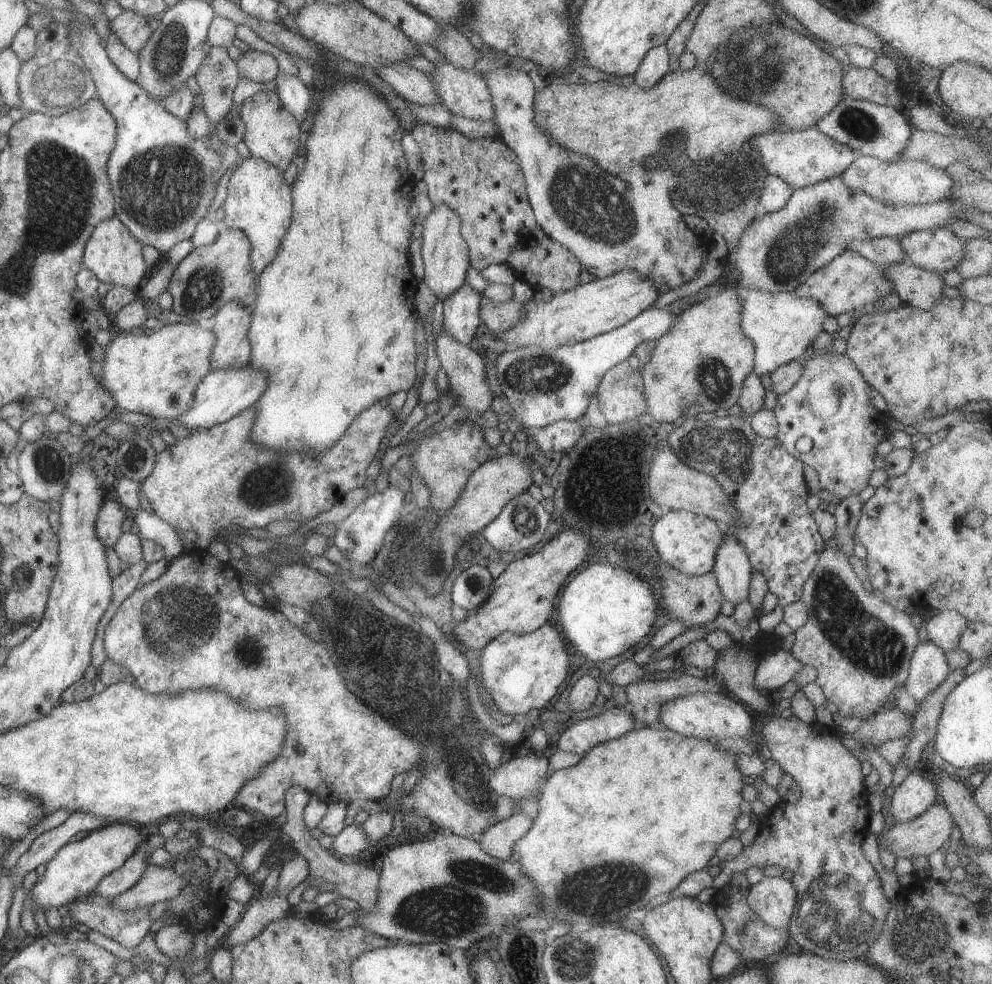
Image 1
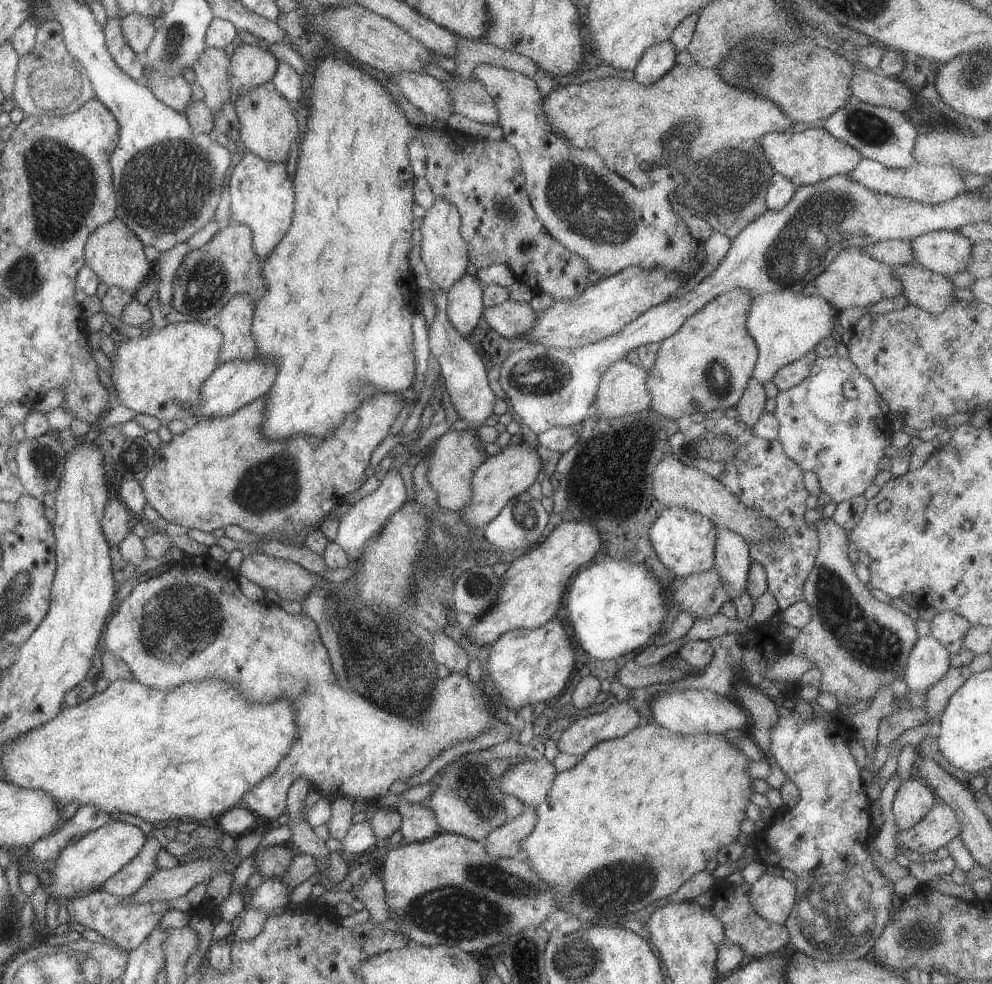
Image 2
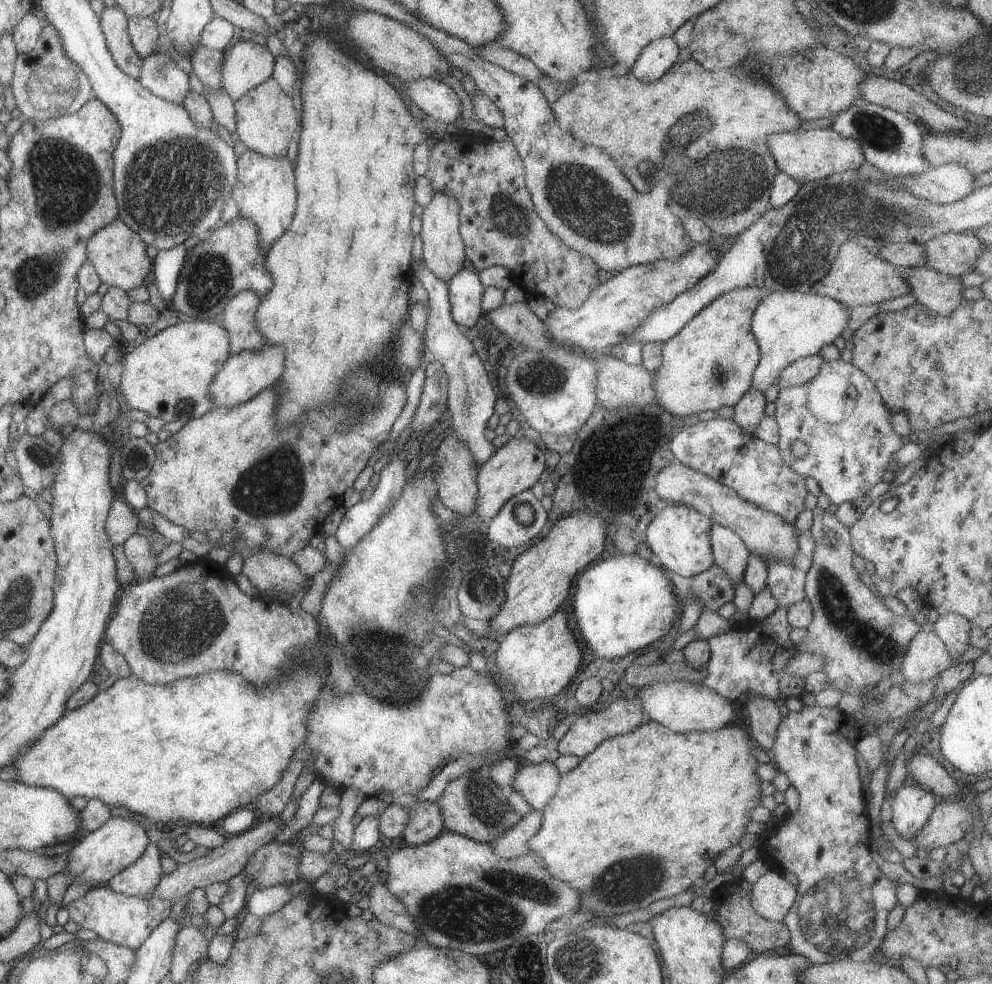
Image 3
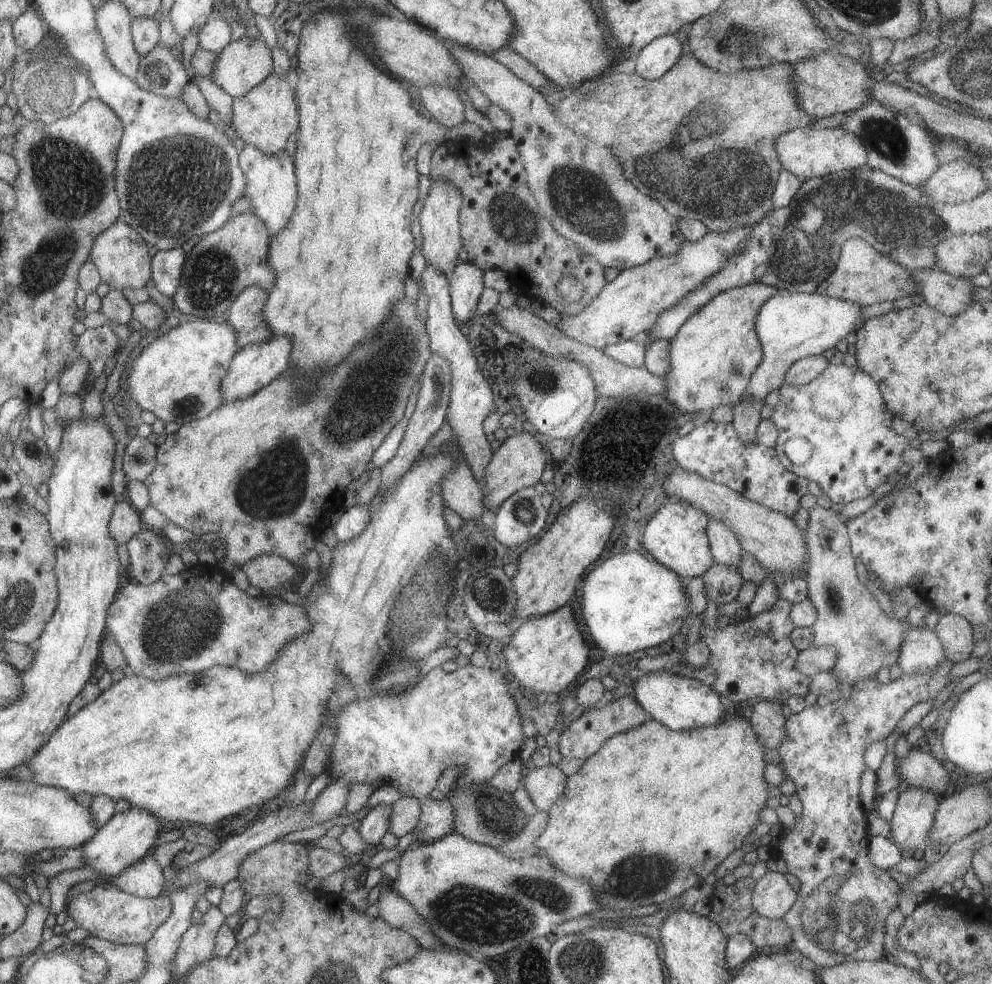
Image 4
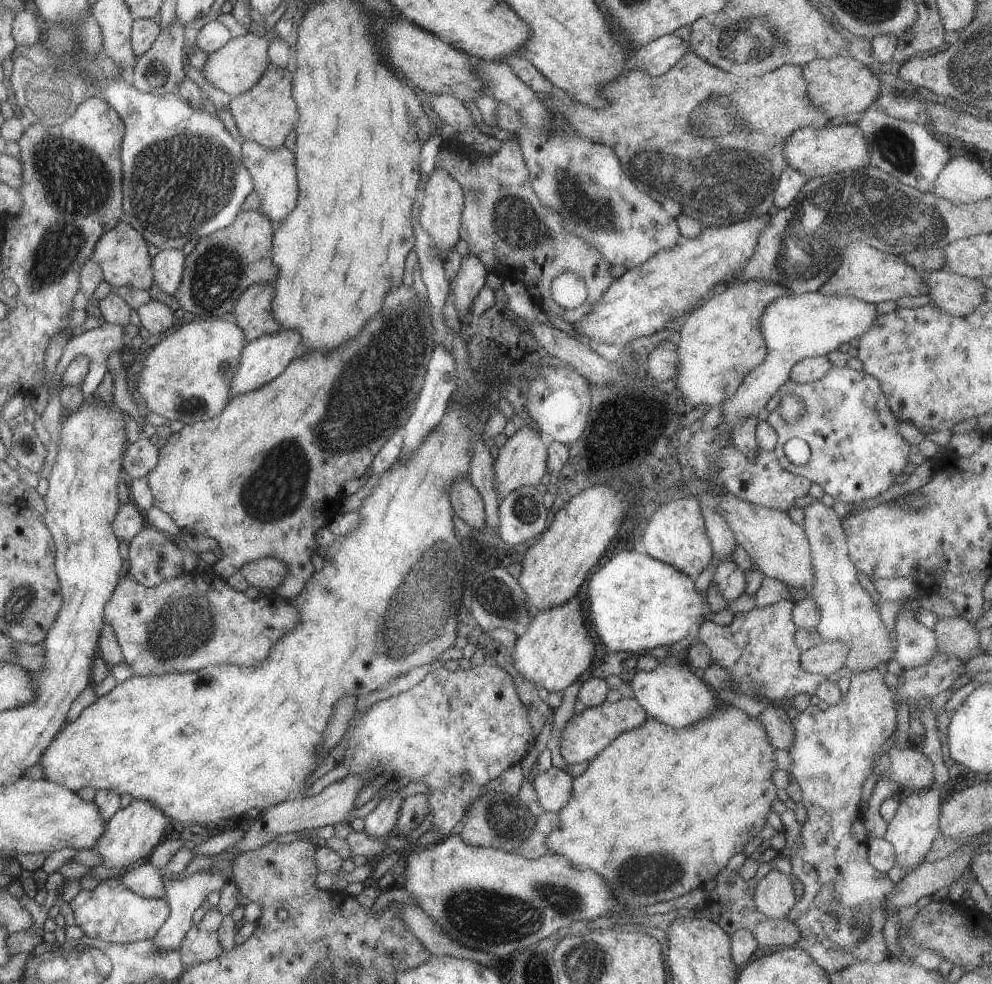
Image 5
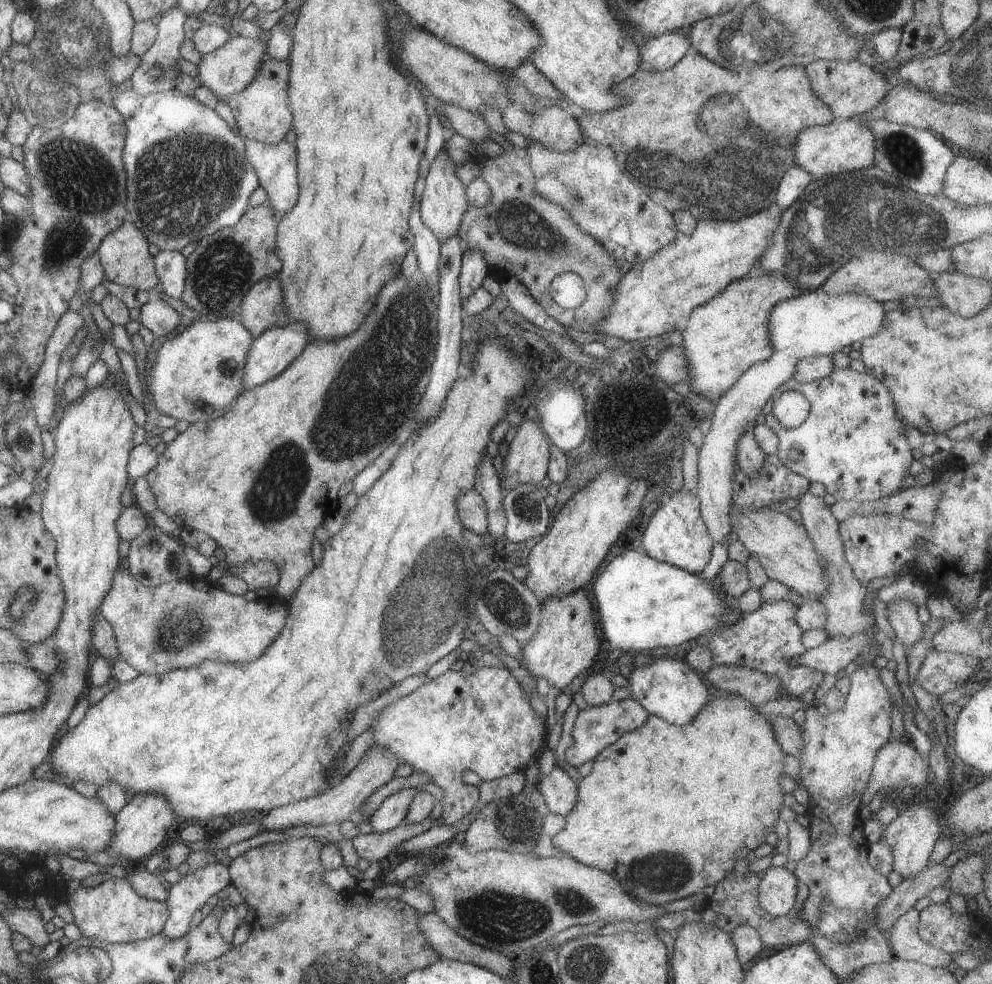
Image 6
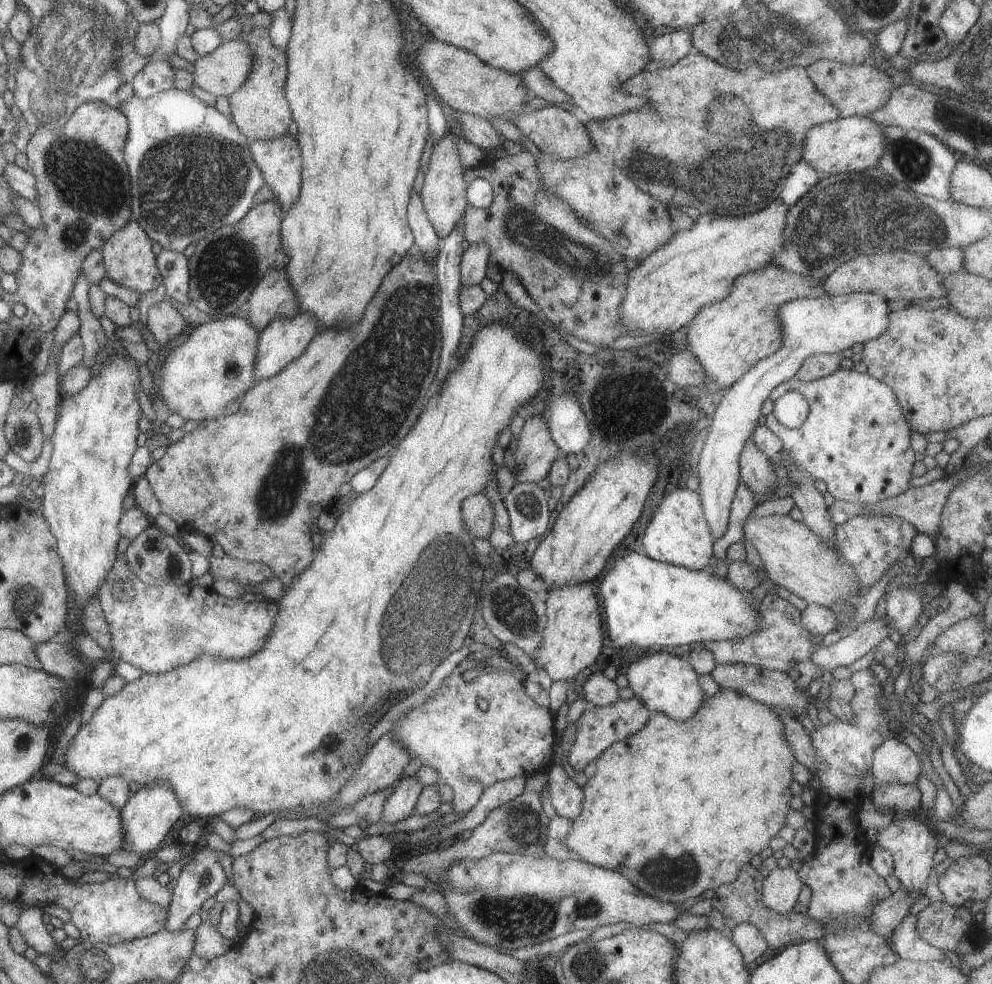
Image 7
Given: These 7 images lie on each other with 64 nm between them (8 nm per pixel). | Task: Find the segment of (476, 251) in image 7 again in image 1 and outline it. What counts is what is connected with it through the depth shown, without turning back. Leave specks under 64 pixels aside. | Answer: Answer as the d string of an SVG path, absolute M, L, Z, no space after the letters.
M468 282L443 300L443 328L460 344L470 345L482 322L480 302L483 294Z

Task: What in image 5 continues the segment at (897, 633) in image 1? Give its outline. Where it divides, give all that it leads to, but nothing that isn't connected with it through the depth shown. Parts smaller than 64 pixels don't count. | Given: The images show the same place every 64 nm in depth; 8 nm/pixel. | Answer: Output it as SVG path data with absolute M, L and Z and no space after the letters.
M817 499L803 511L803 528L809 540L814 568L814 584L808 591L820 608L821 617L817 626L820 638L823 642L840 641L848 646L848 658L844 666L850 669L852 675L868 672L882 662L888 663L894 658L896 642L884 625L879 608L872 602L872 596L856 576L856 565L850 560L840 516L832 507L826 507Z

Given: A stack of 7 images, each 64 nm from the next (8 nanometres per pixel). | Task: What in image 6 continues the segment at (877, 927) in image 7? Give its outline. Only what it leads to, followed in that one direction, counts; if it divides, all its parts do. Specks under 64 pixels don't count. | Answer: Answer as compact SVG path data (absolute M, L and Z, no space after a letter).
M930 863L928 868L914 878L903 880L893 889L892 894L882 902L880 907L880 921L883 926L892 928L900 916L913 908L916 900L929 896L932 889L942 886L952 867Z

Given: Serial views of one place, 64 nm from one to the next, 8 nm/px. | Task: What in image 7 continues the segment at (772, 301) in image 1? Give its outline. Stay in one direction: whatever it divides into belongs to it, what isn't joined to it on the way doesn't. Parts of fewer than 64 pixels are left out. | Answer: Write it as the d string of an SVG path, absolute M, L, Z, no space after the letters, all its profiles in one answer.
M856 292L848 295L823 295L803 297L782 304L778 310L781 329L781 348L775 354L760 360L742 379L726 390L709 423L709 434L704 439L704 449L695 459L698 467L700 496L703 514L713 541L719 540L731 528L729 519L736 490L741 480L740 454L749 437L759 426L762 405L782 383L792 379L803 361L816 354L842 354L854 344L864 344L876 339L889 326L888 302L871 293Z

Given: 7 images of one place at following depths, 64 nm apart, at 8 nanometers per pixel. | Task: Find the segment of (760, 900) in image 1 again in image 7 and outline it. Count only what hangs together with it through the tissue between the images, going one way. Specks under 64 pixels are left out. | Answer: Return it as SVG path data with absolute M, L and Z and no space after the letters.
M791 867L774 868L763 880L762 903L771 912L780 915L793 911L803 883Z

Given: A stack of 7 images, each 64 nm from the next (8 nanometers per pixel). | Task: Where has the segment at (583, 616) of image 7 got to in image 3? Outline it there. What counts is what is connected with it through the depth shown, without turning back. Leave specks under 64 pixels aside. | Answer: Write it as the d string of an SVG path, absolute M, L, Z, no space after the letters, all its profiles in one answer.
M556 611L538 624L524 624L507 632L500 641L496 654L496 666L500 670L497 679L506 680L520 702L535 698L557 699L570 685L576 672L582 670L582 649L569 628L566 614Z

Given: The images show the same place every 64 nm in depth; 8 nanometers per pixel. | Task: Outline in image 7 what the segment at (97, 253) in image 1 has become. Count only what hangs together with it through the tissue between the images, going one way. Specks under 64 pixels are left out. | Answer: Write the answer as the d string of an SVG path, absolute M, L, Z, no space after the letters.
M130 220L119 232L106 240L101 250L107 277L140 295L158 288L163 284L163 279L157 268L157 256L152 252L152 242L139 225Z

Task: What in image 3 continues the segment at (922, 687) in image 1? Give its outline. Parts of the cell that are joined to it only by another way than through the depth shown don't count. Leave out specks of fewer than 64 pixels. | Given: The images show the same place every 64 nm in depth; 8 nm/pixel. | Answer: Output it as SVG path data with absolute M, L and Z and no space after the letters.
M920 630L908 644L902 660L902 673L912 684L924 684L953 664L946 645L934 631Z

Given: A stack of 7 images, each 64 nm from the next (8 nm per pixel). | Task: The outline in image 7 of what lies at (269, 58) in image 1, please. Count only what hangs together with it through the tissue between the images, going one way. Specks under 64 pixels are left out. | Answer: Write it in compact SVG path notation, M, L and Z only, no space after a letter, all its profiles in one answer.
M235 39L202 56L191 71L196 86L228 98L250 77L252 66L253 48Z

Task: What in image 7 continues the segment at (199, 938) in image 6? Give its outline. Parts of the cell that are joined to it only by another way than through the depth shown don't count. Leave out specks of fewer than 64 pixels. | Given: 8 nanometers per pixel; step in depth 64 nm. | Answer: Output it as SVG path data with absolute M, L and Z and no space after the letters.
M209 920L202 922L195 931L193 954L208 961L223 956L232 946L232 940L222 937Z

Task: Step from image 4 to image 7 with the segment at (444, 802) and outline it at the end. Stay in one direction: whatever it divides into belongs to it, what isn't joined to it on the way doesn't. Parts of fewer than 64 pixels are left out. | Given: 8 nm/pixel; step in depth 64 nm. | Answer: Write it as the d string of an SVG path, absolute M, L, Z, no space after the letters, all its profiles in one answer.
M488 670L486 674L479 674L479 676L472 680L471 682L466 682L464 678L459 673L452 673L448 678L442 682L442 685L433 696L430 696L426 702L414 706L408 714L400 716L397 722L394 722L392 728L390 728L389 734L392 740L399 743L406 753L410 754L412 759L417 758L422 761L422 765L433 768L435 772L438 773L439 781L442 784L446 784L452 787L454 791L454 798L452 798L452 809L454 813L458 815L466 814L478 803L478 800L482 797L484 790L494 784L494 782L504 781L507 779L512 779L513 777L524 776L526 778L535 775L539 771L546 771L546 767L549 766L550 757L555 753L552 746L554 744L554 724L555 718L551 716L551 711L543 707L538 706L528 694L526 694L525 686L523 686L522 681L515 676L514 672L509 672L508 670Z

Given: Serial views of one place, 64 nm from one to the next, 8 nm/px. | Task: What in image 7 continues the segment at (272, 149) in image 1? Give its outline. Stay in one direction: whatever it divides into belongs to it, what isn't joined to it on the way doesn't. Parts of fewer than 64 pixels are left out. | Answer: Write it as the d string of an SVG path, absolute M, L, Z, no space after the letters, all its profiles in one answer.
M244 26L240 36L236 39L243 39L249 47L253 48L253 66L250 77L238 88L229 98L230 109L232 110L233 122L238 126L240 133L247 137L248 142L253 139L272 141L279 137L288 135L293 115L286 97L286 86L288 77L287 54L273 48L268 28Z

